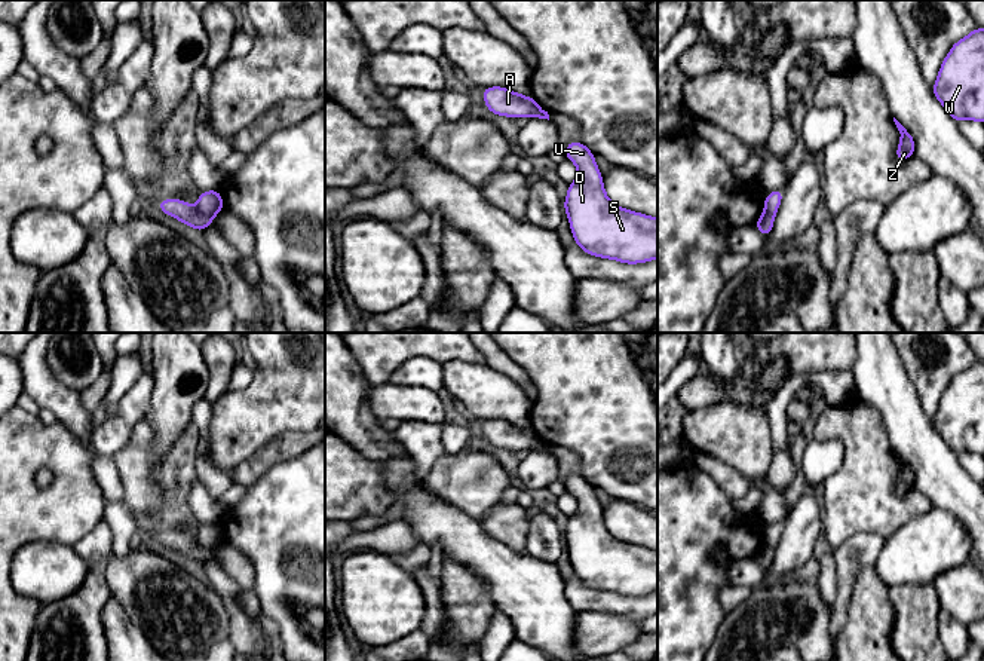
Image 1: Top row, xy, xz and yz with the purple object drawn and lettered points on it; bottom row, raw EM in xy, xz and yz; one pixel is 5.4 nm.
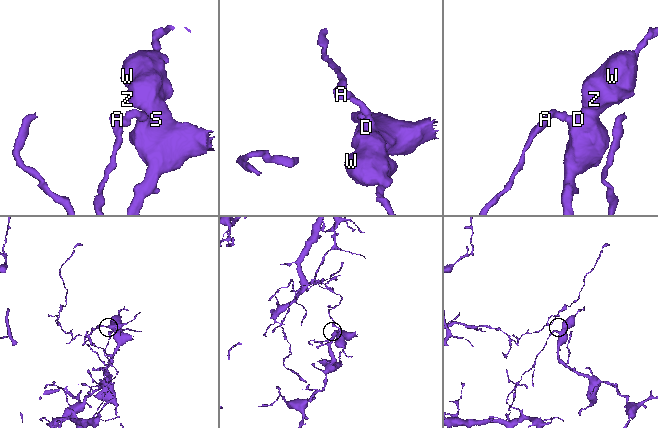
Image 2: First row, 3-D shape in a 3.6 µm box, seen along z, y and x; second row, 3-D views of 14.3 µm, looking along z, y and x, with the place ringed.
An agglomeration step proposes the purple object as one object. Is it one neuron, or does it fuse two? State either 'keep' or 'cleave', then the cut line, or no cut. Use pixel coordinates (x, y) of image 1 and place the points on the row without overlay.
cleave | xy (196, 541), (212, 550)

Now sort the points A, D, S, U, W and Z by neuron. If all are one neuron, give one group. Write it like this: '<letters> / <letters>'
A / D S U W Z

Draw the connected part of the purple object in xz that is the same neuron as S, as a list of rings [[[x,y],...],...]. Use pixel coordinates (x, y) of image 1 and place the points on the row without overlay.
[[[568,475],[564,486],[579,504],[564,532],[579,581],[589,588],[626,597],[656,593],[657,551],[620,541],[609,532],[595,487],[583,475]]]

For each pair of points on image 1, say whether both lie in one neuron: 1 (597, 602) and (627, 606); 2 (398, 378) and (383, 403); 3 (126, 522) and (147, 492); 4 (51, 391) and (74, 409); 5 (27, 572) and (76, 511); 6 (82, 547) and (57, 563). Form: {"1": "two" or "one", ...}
{"1": "one", "2": "two", "3": "two", "4": "one", "5": "two", "6": "two"}

